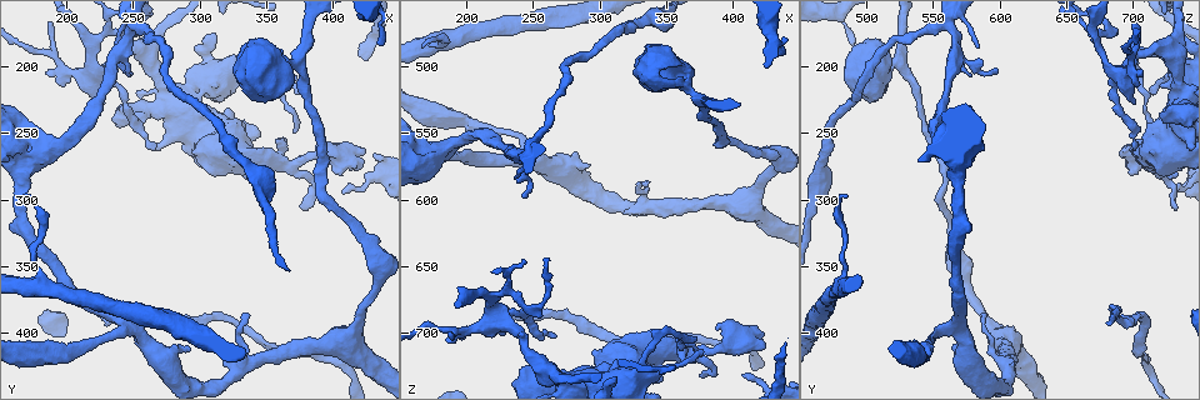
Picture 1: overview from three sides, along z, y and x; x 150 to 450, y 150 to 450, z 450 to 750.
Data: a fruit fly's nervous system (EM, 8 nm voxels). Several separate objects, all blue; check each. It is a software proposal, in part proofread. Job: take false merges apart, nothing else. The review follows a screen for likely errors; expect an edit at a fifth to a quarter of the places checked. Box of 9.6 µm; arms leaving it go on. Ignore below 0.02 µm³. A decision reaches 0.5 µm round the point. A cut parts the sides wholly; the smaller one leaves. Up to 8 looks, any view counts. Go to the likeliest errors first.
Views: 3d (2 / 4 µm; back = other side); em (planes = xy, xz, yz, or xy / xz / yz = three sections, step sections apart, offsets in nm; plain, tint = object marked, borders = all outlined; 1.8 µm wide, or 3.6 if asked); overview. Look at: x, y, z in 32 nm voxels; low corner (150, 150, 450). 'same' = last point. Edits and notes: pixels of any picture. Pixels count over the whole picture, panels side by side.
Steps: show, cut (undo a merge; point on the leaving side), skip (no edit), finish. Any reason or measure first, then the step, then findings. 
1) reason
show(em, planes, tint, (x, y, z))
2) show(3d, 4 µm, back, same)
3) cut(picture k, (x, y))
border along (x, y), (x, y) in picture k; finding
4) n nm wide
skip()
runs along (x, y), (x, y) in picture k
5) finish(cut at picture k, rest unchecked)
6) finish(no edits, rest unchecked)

calibre changes
show(em, planes, tint, (250, 168, 558))

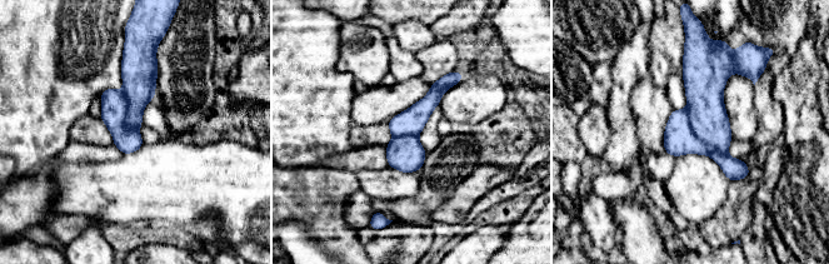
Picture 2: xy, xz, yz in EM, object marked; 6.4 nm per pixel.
cut(picture 2, (679, 139))
the part that leaves runs along (674, 113), (698, 147), (745, 173) in picture 2; two neurons meet here

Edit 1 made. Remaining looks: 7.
four arms meet
show(3d, 4 µm, (226, 204, 688))

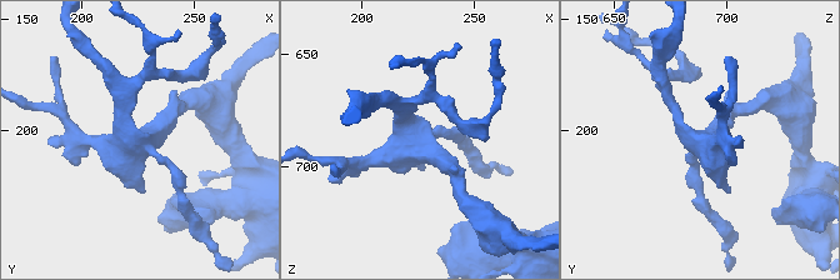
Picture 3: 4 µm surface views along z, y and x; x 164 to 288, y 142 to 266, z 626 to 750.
show(em, planes, tint, (226, 204, 690))

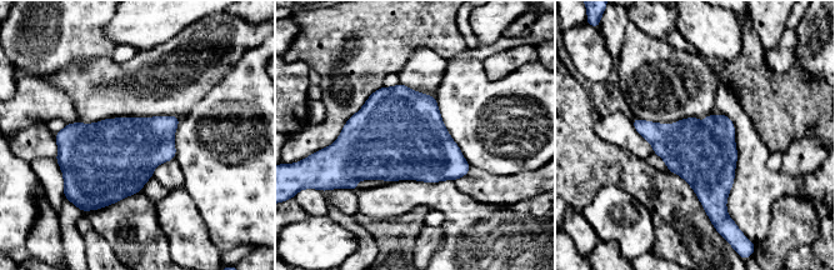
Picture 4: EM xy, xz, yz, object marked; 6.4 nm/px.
420 nm wide
skip()
all the same neuron

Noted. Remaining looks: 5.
sharp bend
show(em, xy, step 4, tint, (372, 198, 526))

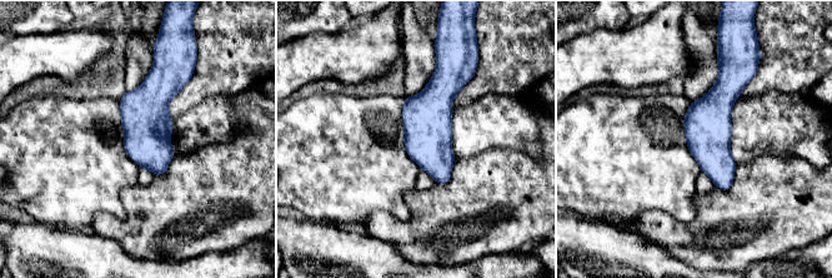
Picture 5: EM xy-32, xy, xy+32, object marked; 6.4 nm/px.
300 nm wide
skip()
one neuron here

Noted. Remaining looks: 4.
finish(cut at picture 2, rest unchecked)

